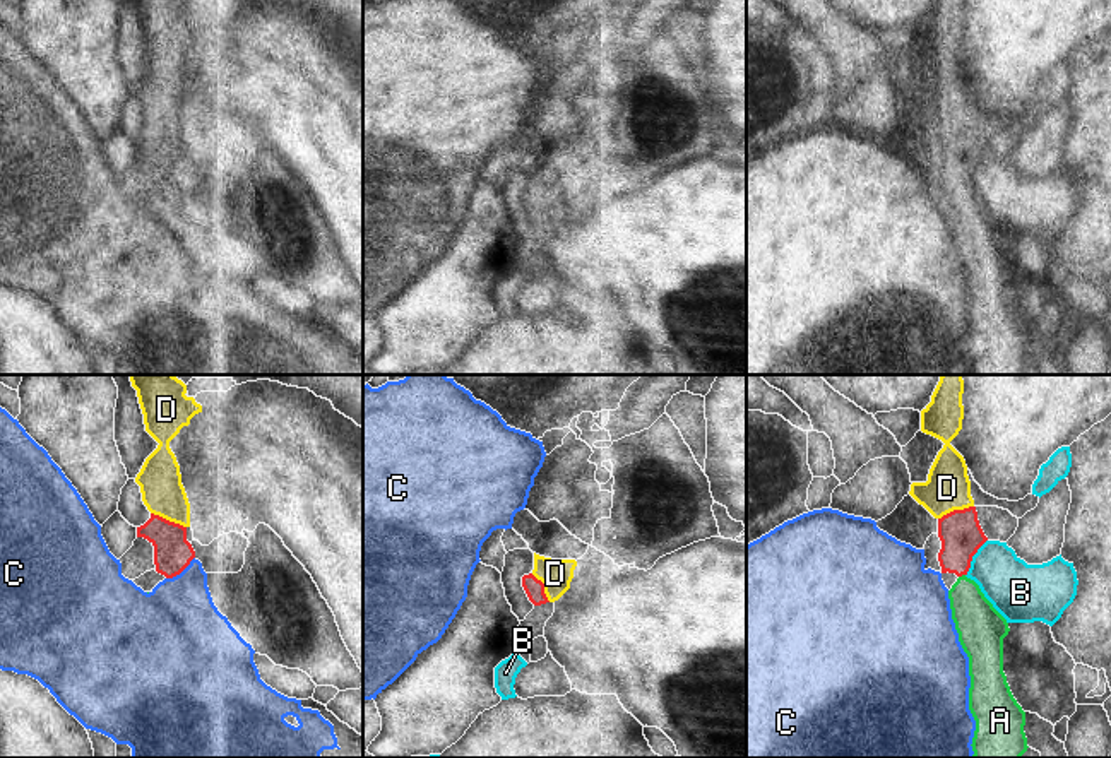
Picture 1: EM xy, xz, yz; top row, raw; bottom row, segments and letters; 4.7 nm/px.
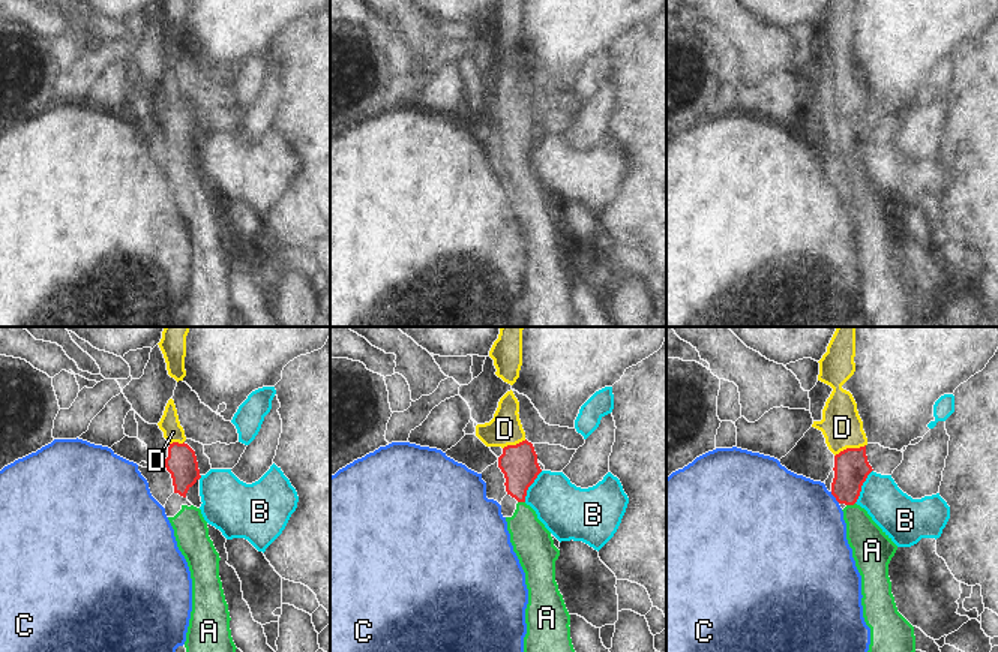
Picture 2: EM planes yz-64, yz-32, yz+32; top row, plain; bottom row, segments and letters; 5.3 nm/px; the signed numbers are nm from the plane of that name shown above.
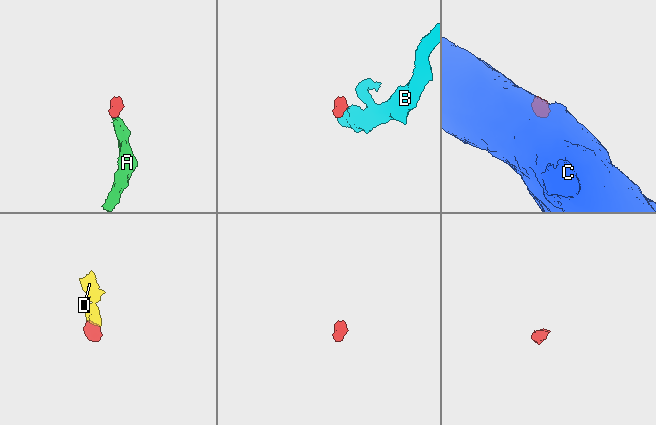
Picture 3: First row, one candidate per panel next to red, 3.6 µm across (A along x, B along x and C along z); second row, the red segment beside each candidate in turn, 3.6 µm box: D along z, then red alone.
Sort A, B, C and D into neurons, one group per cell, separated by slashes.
A D / B / C

